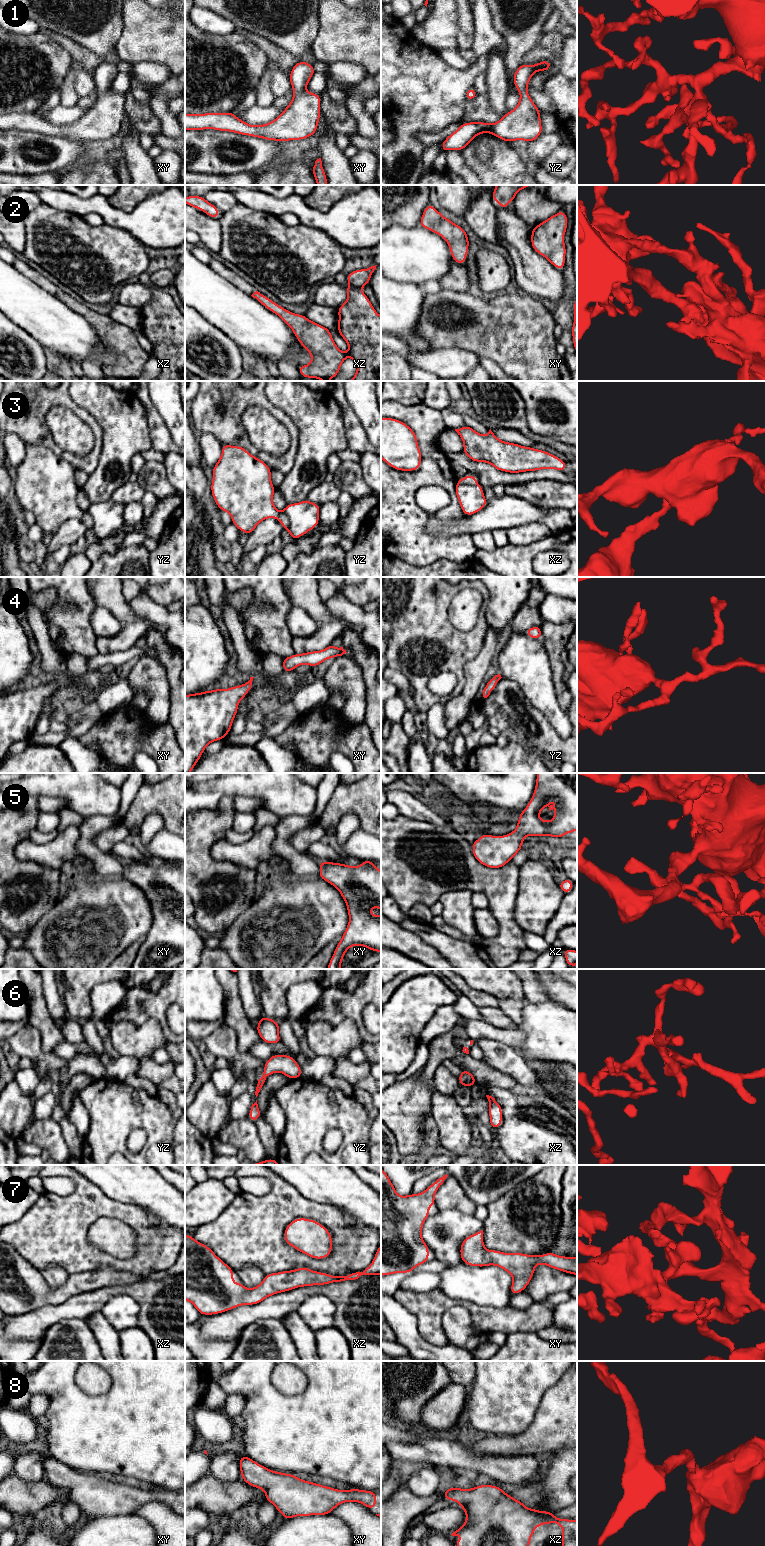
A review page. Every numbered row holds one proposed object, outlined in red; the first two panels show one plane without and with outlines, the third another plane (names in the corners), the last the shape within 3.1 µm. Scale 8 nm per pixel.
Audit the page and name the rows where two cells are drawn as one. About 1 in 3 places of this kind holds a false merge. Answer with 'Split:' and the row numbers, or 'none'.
Split: 3

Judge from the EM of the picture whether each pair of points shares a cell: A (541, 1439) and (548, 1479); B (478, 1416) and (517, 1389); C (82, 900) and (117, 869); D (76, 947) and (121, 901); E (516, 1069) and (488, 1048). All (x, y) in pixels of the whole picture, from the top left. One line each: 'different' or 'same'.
A: different
B: same
C: different
D: same
E: same

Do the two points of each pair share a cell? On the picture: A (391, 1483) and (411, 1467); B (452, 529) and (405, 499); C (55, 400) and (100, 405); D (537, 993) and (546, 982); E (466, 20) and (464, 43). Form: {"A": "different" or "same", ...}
{"A": "same", "B": "different", "C": "different", "D": "different", "E": "same"}

